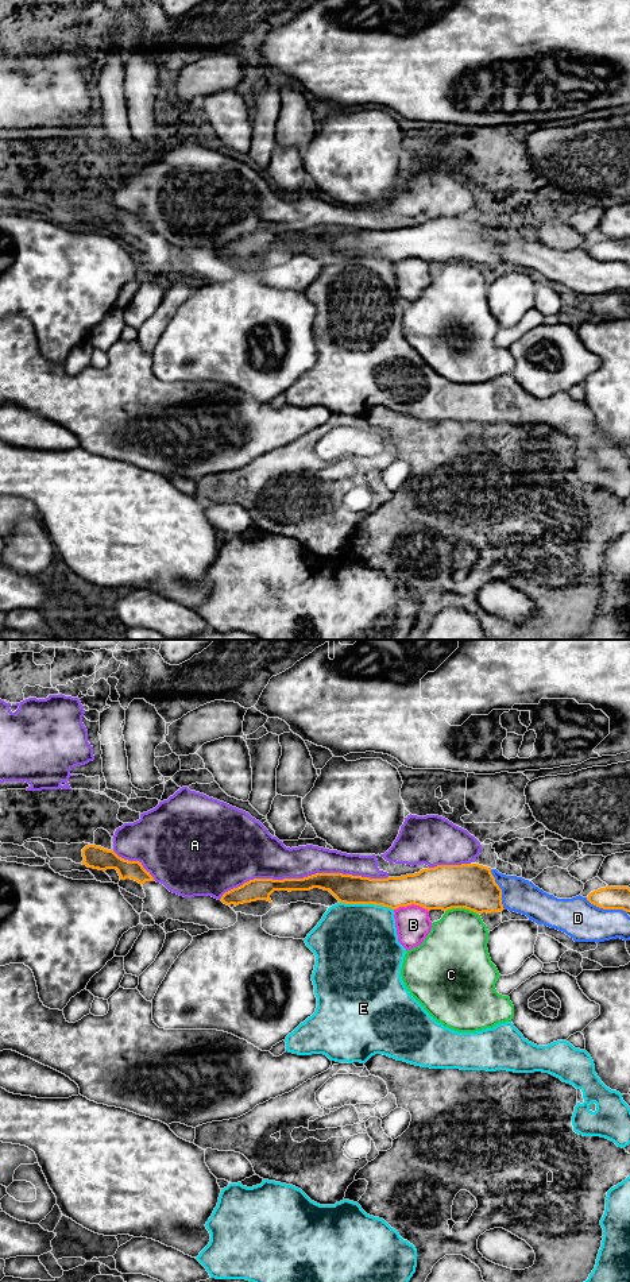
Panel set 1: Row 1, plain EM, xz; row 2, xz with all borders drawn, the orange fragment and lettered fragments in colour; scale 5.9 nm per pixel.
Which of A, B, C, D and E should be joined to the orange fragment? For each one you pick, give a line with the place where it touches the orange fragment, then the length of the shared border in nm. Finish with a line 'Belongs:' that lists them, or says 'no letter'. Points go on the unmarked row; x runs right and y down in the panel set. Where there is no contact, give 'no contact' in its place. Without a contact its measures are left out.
Belongs: no letter

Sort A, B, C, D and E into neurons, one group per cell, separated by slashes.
A / B E / C / D

